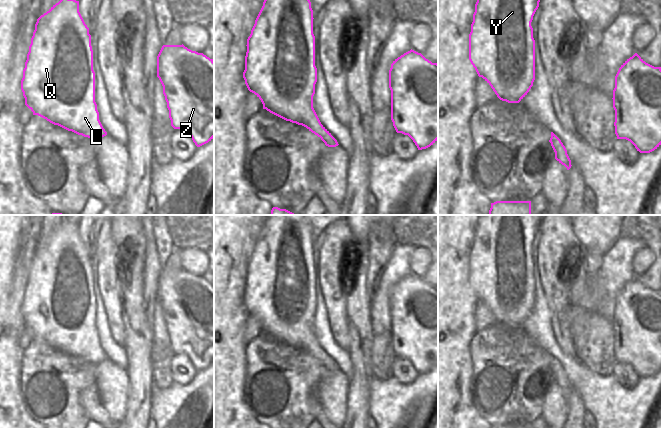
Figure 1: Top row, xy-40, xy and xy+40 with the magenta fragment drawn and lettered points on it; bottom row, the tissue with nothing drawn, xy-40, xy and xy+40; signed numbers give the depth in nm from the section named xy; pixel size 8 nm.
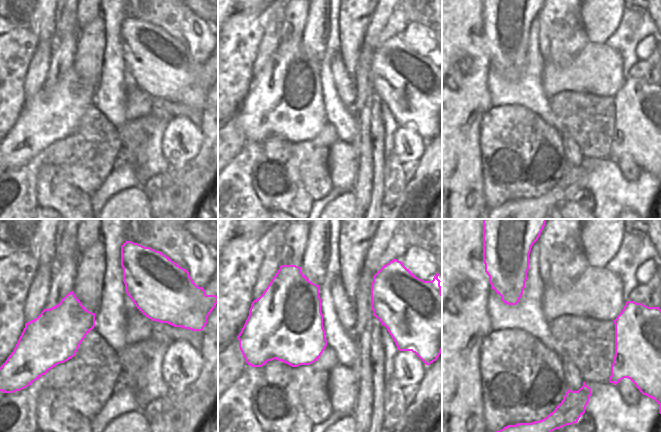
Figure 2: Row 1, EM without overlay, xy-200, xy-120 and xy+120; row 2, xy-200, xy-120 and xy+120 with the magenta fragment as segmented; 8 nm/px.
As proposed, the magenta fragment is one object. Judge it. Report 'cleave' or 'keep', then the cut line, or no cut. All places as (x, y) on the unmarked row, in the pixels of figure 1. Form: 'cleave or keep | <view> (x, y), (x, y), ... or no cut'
cleave | xy (334, 362), (325, 368)

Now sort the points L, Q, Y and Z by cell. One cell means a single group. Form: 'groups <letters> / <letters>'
groups L Q Y / Z

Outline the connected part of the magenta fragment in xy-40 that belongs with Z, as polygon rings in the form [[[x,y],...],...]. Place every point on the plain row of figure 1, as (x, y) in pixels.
[[[163,269],[157,280],[157,301],[163,310],[163,318],[169,334],[171,350],[186,355],[197,371],[214,362],[214,285],[203,277],[182,269]]]

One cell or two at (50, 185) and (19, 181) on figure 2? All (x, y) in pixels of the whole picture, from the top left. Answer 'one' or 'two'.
two

